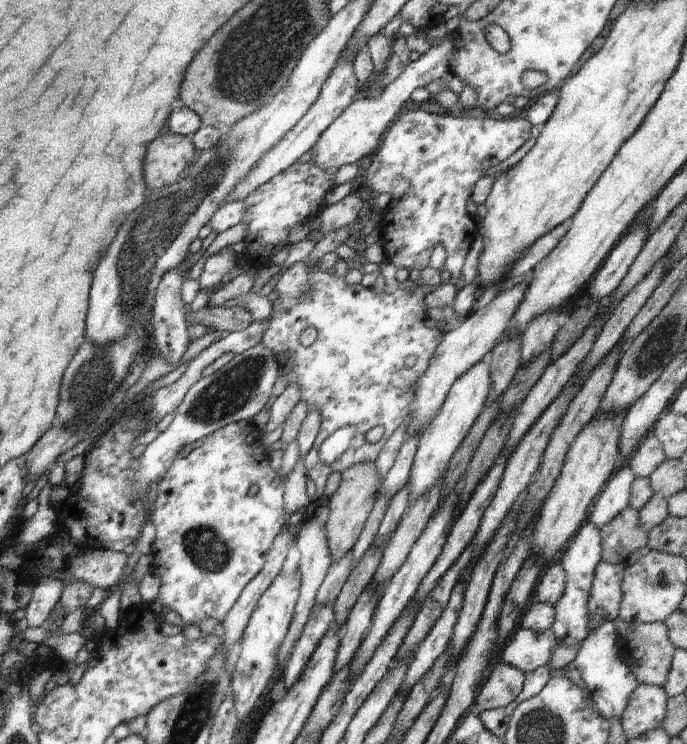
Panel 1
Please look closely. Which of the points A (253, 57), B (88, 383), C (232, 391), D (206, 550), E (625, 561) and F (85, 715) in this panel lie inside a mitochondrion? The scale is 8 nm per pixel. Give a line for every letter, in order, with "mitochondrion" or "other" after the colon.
A: mitochondrion
B: mitochondrion
C: mitochondrion
D: mitochondrion
E: other
F: other

